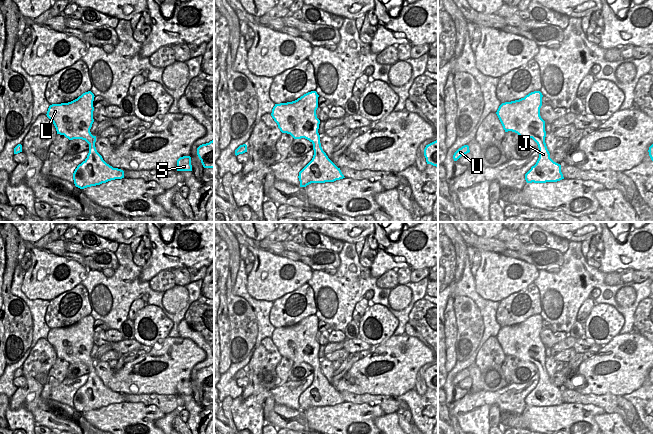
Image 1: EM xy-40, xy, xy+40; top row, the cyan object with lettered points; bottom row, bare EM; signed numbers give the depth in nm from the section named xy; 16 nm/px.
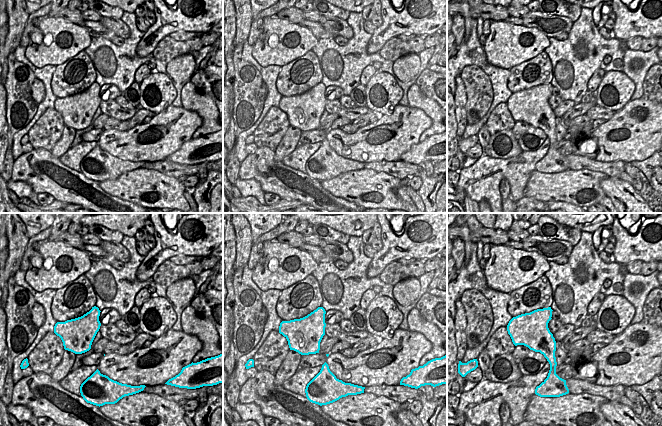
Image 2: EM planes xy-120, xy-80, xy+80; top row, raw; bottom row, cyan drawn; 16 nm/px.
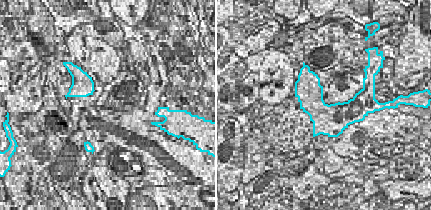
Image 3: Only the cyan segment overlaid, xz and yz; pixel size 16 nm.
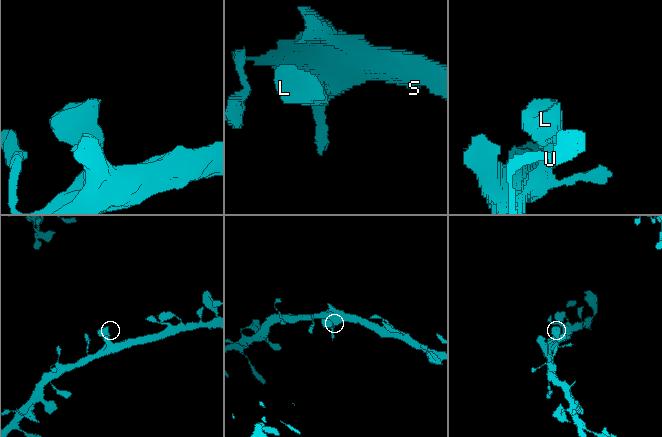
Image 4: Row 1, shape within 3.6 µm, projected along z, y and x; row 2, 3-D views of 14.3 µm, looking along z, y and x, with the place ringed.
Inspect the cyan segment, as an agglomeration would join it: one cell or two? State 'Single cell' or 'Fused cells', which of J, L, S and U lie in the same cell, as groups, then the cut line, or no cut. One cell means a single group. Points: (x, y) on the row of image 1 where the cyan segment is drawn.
Single cell. Groups: J L S U. No split.

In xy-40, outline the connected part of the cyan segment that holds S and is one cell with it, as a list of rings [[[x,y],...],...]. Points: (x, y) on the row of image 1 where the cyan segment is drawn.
[[[183,156],[177,160],[177,171],[192,171],[190,156]]]

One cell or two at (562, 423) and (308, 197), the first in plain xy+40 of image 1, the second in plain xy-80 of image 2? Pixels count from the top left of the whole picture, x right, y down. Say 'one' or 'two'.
two

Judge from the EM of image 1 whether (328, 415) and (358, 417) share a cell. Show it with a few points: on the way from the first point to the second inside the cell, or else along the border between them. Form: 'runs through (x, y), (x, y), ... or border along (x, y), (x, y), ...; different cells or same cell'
runs through (335, 417), (351, 417); same cell

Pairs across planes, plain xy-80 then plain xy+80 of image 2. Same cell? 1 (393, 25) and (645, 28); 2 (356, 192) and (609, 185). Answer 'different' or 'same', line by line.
1: same
2: different

